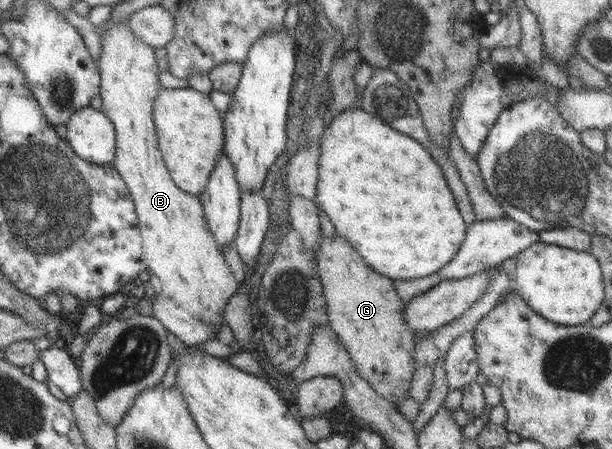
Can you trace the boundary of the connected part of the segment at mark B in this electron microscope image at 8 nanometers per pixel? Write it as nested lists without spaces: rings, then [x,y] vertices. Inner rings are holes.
[[[123,16],[118,22],[113,22],[107,30],[102,30],[100,34],[98,96],[101,108],[99,111],[109,118],[115,130],[116,144],[111,165],[124,181],[135,206],[142,256],[147,262],[145,269],[159,280],[162,294],[171,298],[178,306],[185,308],[196,320],[209,324],[217,333],[222,324],[220,318],[224,305],[237,291],[239,282],[232,277],[230,267],[226,265],[224,256],[207,227],[199,199],[178,189],[161,161],[152,118],[153,100],[162,88],[158,83],[159,71],[156,67],[154,48],[144,45],[144,42],[129,31],[127,18],[128,16]]]

